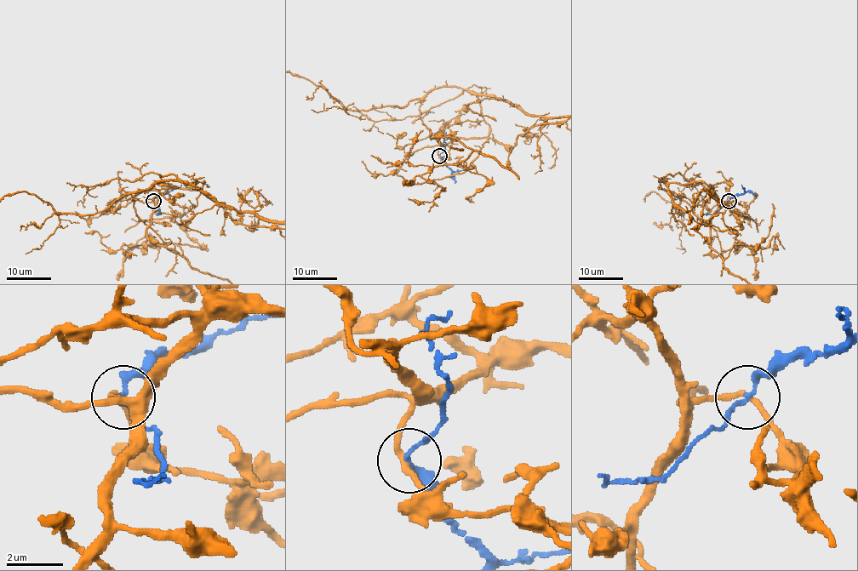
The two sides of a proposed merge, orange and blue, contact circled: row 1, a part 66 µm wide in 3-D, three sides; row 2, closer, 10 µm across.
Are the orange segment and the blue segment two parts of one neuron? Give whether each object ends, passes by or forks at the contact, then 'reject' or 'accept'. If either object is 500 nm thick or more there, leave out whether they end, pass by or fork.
orange passes by; blue passes by; reject

